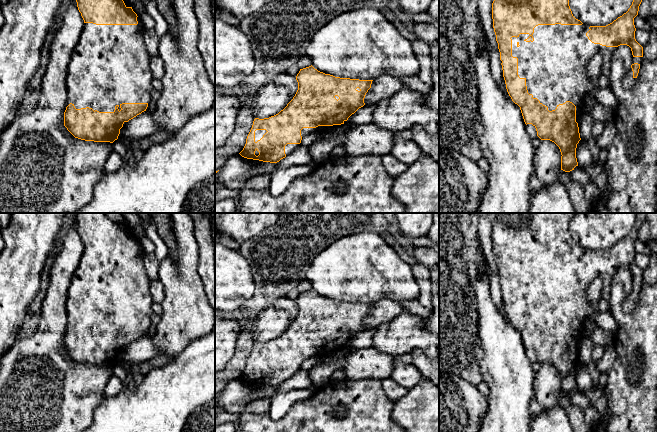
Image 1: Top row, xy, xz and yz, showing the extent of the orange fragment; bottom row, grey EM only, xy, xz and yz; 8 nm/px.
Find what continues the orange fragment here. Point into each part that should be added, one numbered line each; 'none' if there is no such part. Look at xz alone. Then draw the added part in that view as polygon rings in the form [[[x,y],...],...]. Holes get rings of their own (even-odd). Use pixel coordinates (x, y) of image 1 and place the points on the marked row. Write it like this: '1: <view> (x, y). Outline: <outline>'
1: xz (322, 129). Outline: [[[333,125],[333,126],[318,126],[316,128],[303,128],[301,130],[301,136],[304,138],[306,135],[311,134],[313,132],[320,132],[320,133],[329,133],[331,132],[334,128],[336,128],[338,125]]]

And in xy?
1: xy (110, 65). Outline: [[[137,17],[138,24],[137,25],[96,25],[93,23],[85,23],[82,33],[80,35],[79,41],[75,46],[71,60],[68,66],[68,74],[66,77],[66,86],[67,86],[67,103],[68,106],[72,103],[76,109],[81,108],[92,108],[94,111],[97,110],[99,112],[114,112],[115,106],[118,105],[119,111],[121,110],[120,105],[122,103],[150,103],[151,93],[153,91],[152,87],[152,71],[150,69],[150,60],[151,55],[148,53],[146,49],[146,45],[144,43],[143,31],[144,28],[141,24],[140,17]]]

